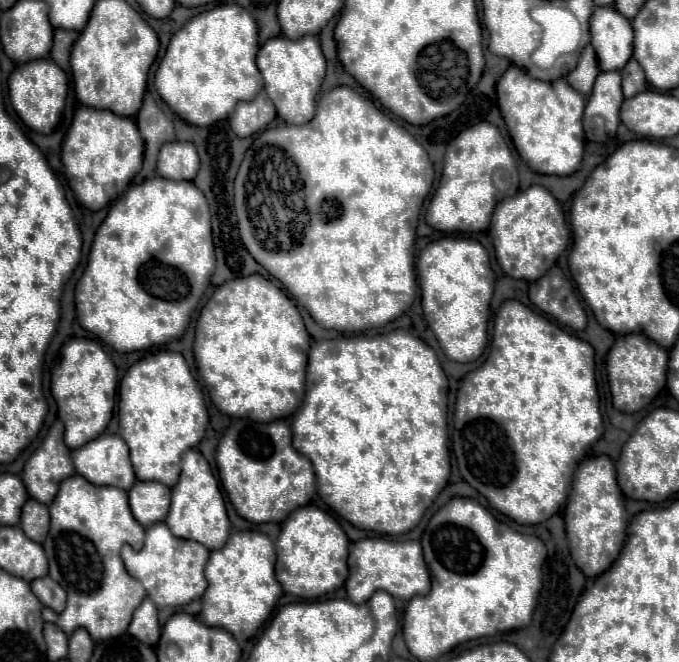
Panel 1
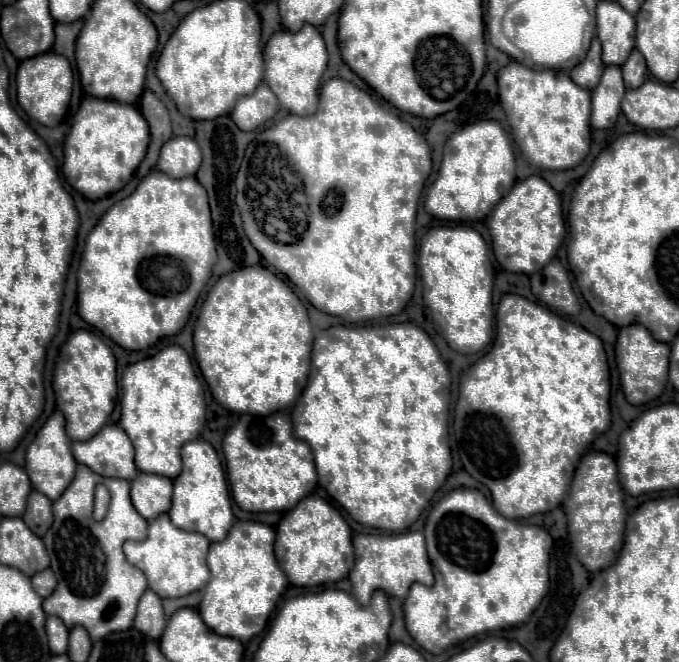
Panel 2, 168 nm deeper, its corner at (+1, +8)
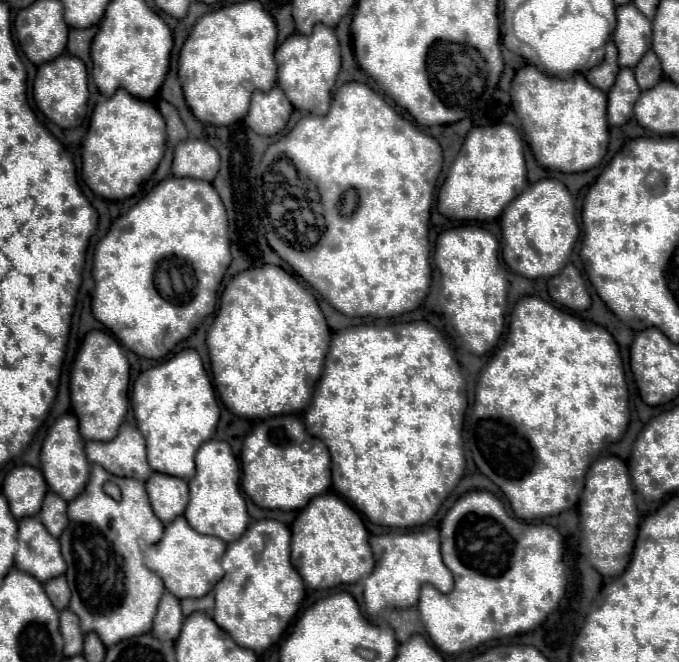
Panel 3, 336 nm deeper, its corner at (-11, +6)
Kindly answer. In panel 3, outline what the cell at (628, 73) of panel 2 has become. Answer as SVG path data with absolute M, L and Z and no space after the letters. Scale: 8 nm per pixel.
M648 50L644 54L644 58L638 62L638 66L634 68L634 74L636 74L636 82L640 84L642 90L648 90L656 82L662 80L662 68L660 68L660 62L652 50Z

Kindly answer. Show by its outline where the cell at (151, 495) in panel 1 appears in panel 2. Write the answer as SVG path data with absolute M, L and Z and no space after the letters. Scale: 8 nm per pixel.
M140 472L132 480L132 504L136 510L146 518L154 520L160 514L170 510L172 504L172 480L158 476L158 474L146 474Z

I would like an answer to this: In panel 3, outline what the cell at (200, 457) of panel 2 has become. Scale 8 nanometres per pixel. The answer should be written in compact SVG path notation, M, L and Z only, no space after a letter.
M208 440L196 452L196 476L188 482L190 502L186 506L184 518L188 524L208 536L222 538L224 542L236 542L248 526L246 502L240 492L240 468L226 442Z

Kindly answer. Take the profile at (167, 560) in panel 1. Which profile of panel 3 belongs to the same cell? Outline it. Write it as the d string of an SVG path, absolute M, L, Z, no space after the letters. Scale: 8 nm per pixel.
M178 516L172 524L164 528L164 536L156 544L144 544L142 554L144 554L144 564L154 570L168 592L172 592L178 600L182 598L200 598L206 596L218 580L225 574L222 567L222 557L228 544L222 542L216 536L204 536L198 534L184 516Z

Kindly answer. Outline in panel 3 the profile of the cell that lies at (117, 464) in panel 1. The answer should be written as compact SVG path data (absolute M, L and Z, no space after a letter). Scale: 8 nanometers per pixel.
M124 424L114 440L86 442L86 456L114 476L128 476L146 482L152 474L146 460L144 436L130 424Z

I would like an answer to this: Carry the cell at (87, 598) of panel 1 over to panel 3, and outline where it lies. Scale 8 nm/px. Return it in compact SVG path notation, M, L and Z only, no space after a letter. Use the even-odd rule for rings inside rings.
M92 464L88 488L76 500L68 502L68 518L70 524L60 536L60 546L68 564L68 586L72 588L68 608L80 618L80 630L84 634L96 632L104 646L150 632L164 584L156 572L144 566L140 542L156 544L164 532L164 524L148 504L144 482L136 478L114 478L102 466ZM106 480L118 484L122 492L120 502L104 494L102 486Z

